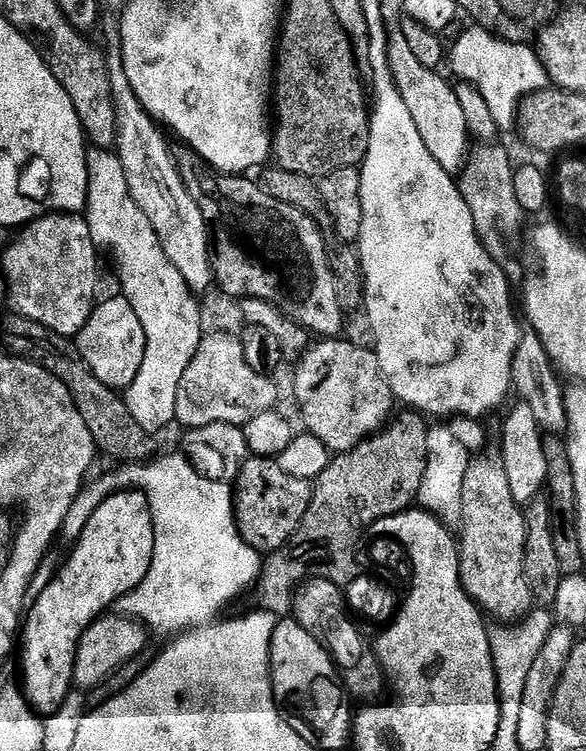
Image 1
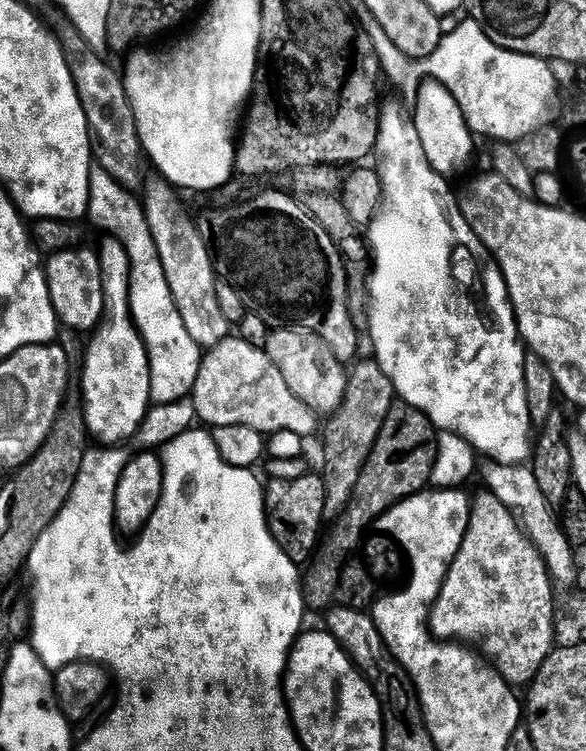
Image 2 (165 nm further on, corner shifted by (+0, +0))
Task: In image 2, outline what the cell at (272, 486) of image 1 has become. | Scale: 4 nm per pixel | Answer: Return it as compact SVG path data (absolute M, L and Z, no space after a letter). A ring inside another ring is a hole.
M307 474L293 480L267 481L264 490L264 515L268 531L279 542L280 547L297 562L307 561L313 555L322 534L320 523L326 519L325 506L326 486L323 475Z

